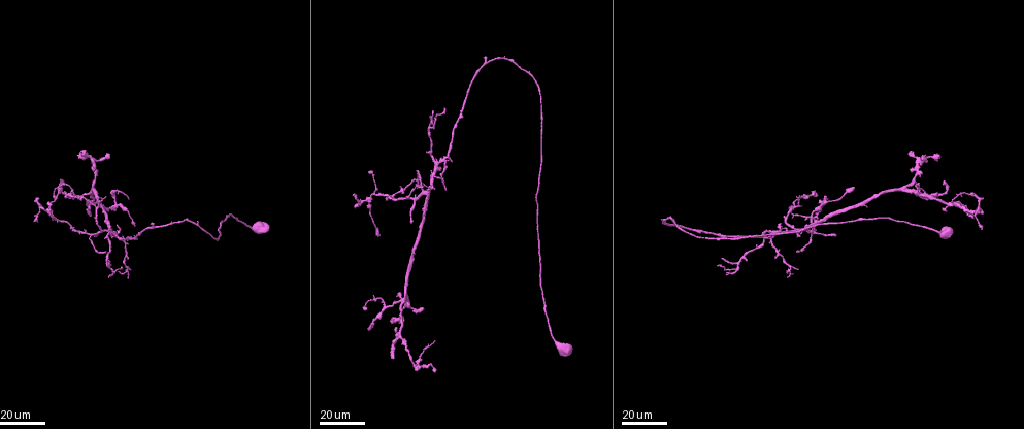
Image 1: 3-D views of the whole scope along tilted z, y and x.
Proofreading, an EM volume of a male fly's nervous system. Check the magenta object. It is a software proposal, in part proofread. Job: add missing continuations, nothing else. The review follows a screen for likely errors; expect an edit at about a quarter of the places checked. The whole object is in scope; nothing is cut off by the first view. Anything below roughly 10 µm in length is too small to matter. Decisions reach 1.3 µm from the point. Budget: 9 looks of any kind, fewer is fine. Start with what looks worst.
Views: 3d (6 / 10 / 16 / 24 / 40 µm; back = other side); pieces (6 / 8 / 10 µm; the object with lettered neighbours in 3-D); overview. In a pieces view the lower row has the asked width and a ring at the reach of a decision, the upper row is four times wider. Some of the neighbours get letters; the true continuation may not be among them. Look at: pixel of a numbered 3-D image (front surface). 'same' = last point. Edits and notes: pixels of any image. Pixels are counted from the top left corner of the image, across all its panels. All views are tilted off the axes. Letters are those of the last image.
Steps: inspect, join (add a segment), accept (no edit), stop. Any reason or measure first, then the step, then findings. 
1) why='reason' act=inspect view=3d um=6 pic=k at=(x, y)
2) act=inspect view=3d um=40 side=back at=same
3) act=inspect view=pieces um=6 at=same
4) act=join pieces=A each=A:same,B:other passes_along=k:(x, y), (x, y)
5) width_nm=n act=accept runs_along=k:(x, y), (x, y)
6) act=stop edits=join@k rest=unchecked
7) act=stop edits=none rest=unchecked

why='branch stops here' act=inspect view=3d um=24 pic=1 at=(450, 162)

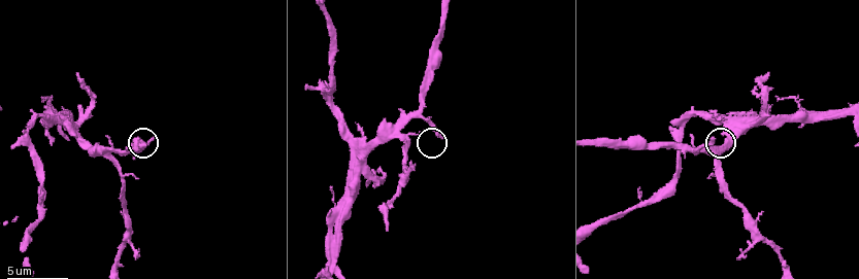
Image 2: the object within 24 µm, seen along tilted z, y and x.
act=inspect view=pieces um=6 pic=2 at=(712, 138)

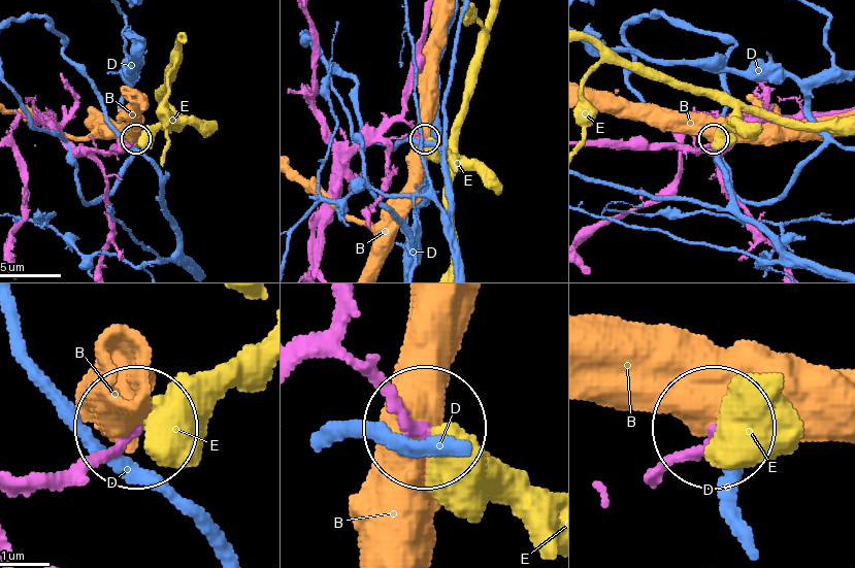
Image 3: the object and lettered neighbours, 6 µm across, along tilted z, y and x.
width_nm=200 act=accept each=B:other,D:other,E:other found='no lettered segment goes on from it'

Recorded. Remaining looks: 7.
why='tapers out' act=inspect view=3d um=40 pic=1 at=(799, 205)

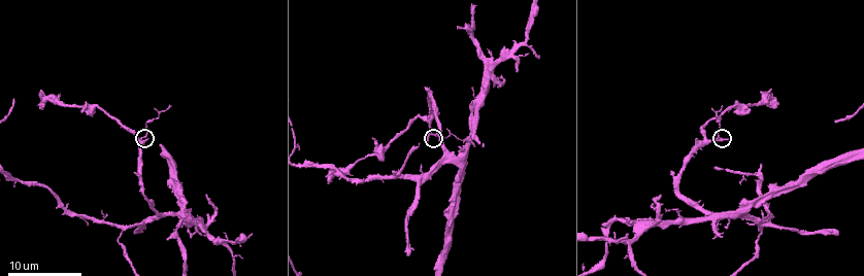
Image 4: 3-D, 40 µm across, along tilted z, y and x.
why='see the neighbours' act=inspect view=pieces um=8 pic=4 at=(728, 140)

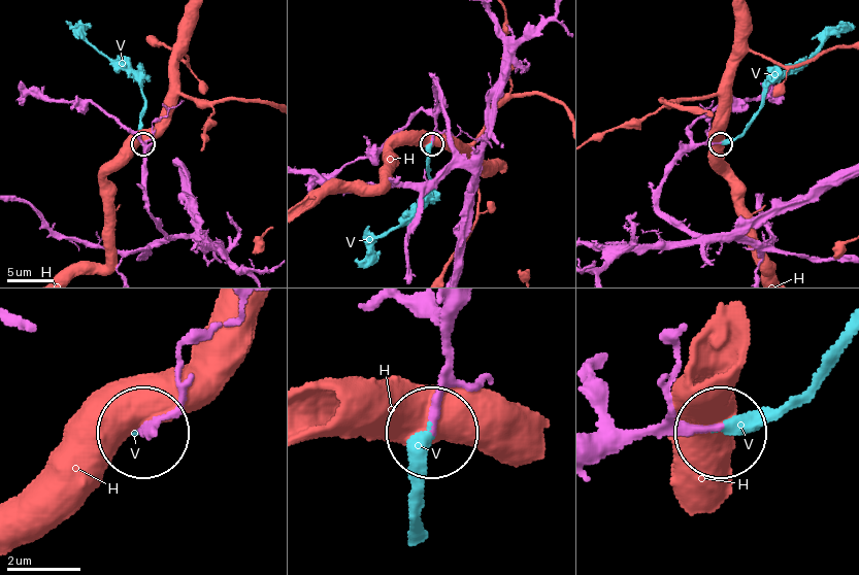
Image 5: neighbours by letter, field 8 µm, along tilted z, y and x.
act=join pieces=V each=H:other,V:same passes_along=5:(614, 455), (647, 437), (769, 421), (805, 391), (847, 326) found='the neuron continues'

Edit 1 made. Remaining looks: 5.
act=inspect view=overview

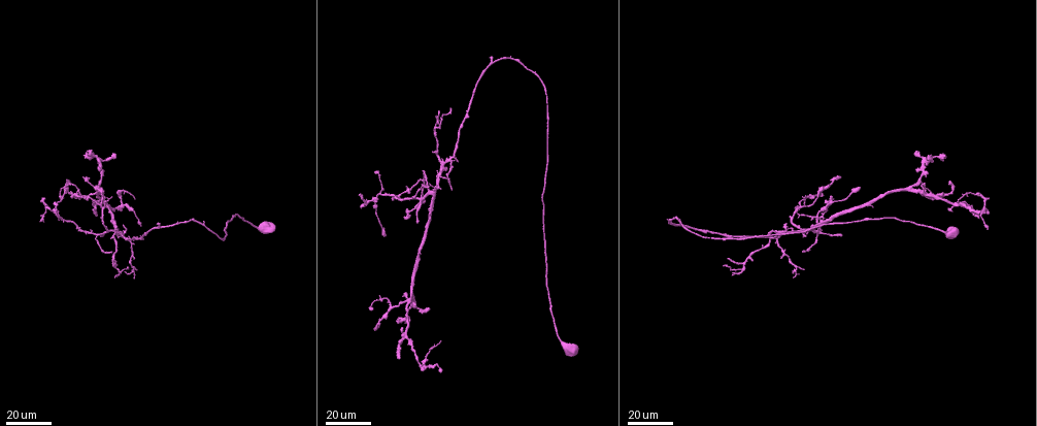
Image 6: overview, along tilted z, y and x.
why='an open end' act=inspect view=3d um=24 pic=6 at=(138, 269)

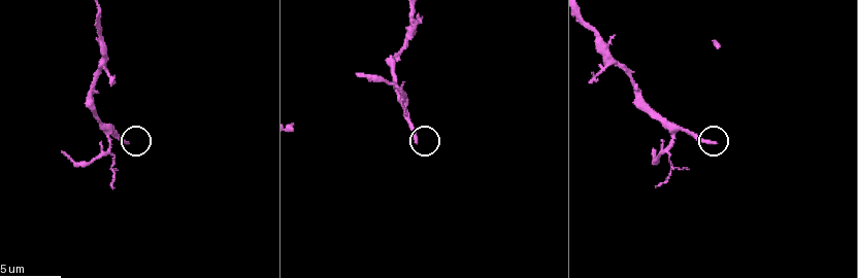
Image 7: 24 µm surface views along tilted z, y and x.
act=inspect view=pieces um=8 pic=7 at=(715, 142)

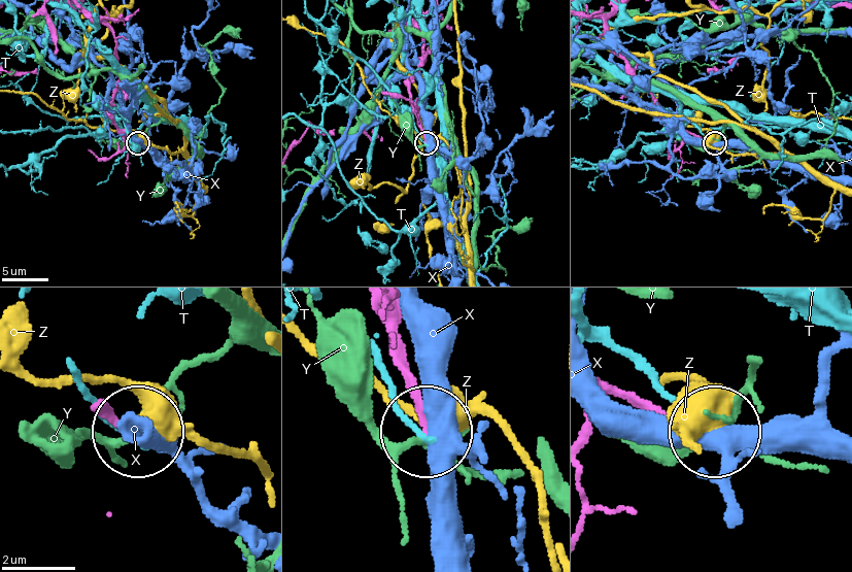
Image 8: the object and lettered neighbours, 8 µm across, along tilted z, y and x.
act=accept each=T:other,X:other,Y:other,Z:other found='none of them fits'

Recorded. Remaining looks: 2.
why='branch stops here' act=inspect view=3d um=24 pic=6 at=(753, 259)

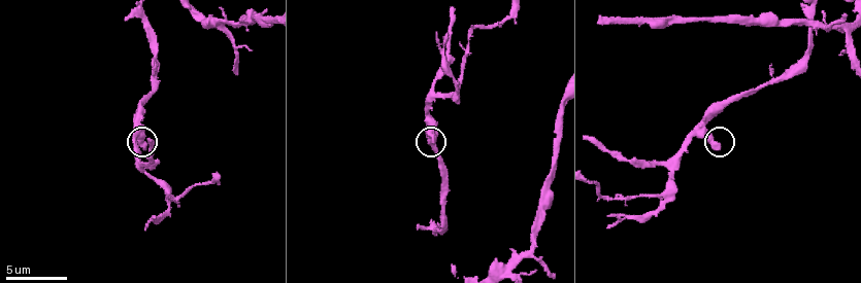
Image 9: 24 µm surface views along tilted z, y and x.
why='see the neighbours' act=inspect view=pieces um=6 pic=9 at=(718, 148)

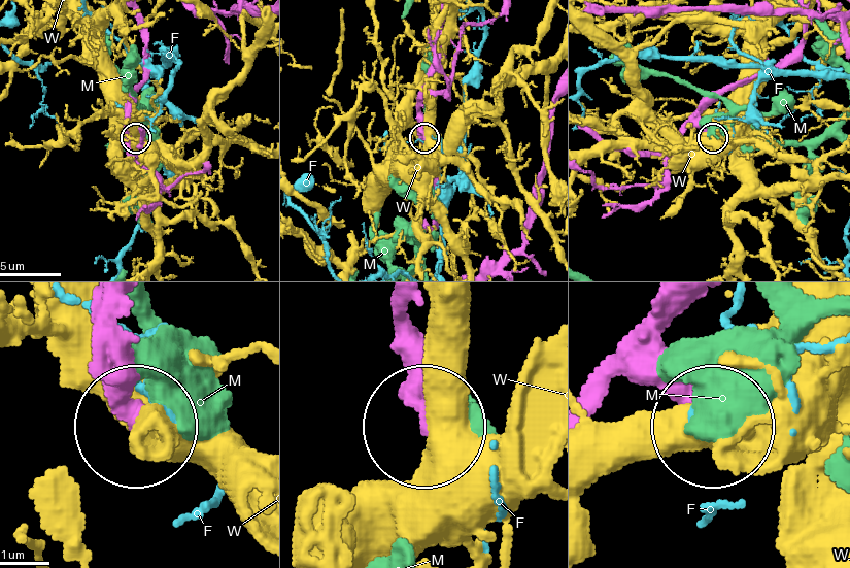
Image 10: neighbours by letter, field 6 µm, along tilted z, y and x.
width_nm=330 act=accept each=F:other,M:other,W:other runs_along=10:(412, 372), (419, 427) found='none of them fits'

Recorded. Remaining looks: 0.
act=stop edits=join@5 rest=unchecked

